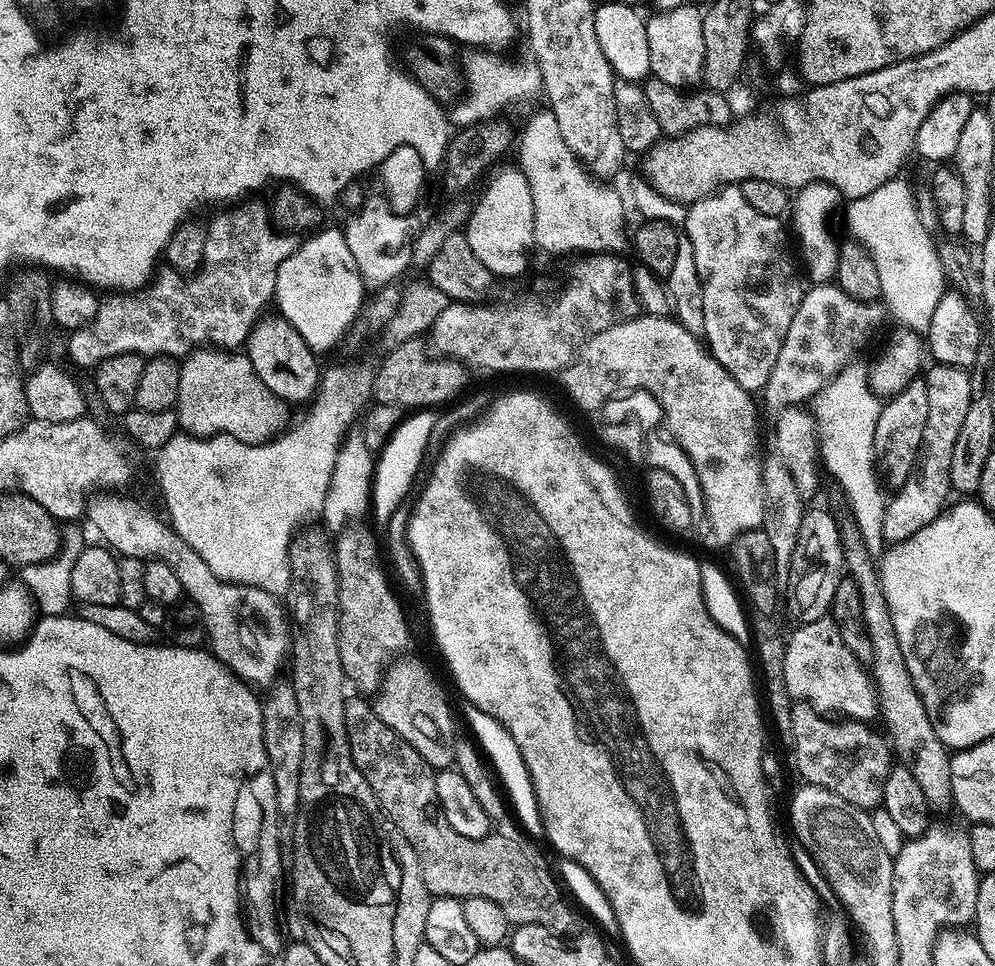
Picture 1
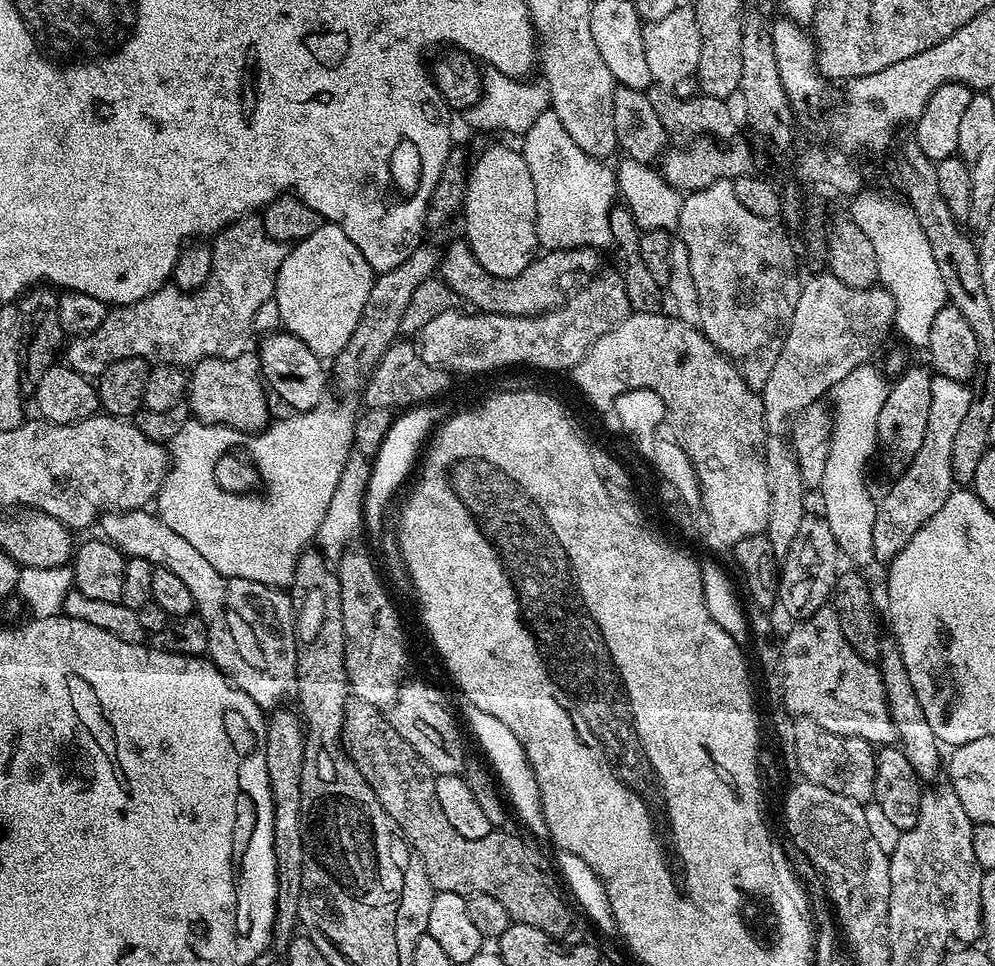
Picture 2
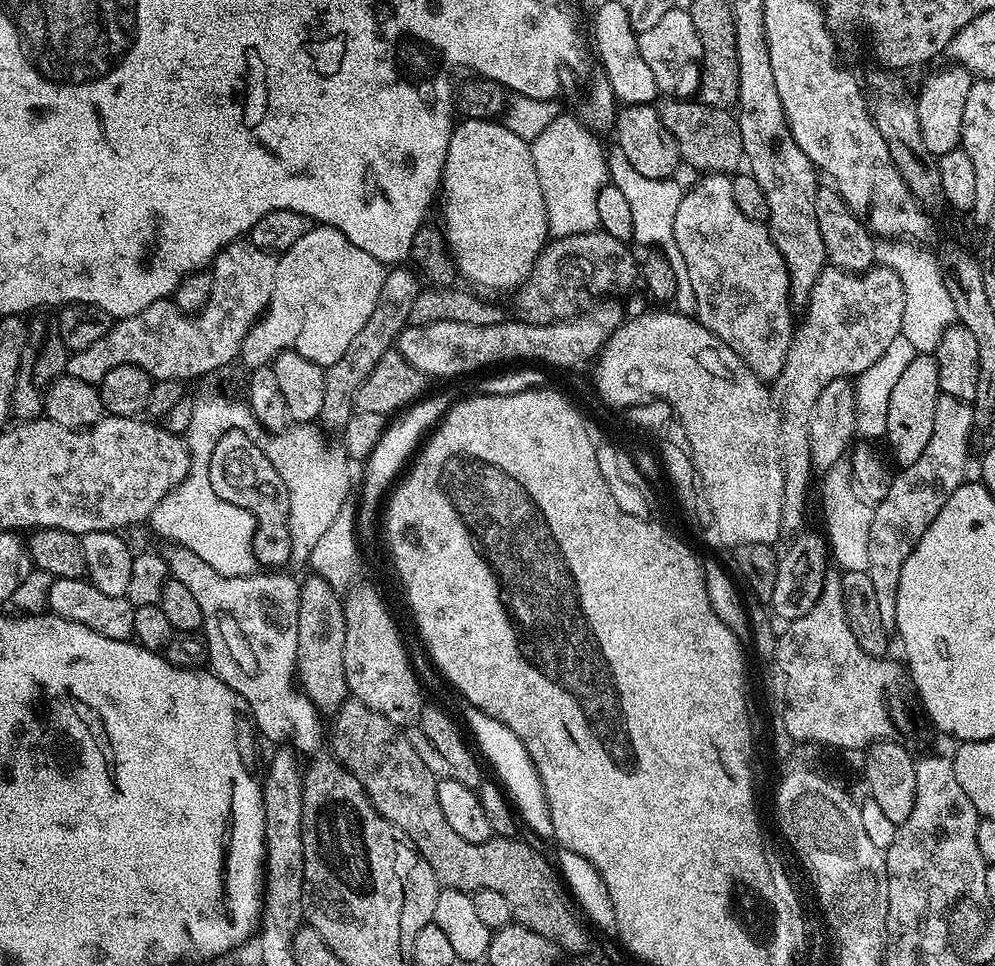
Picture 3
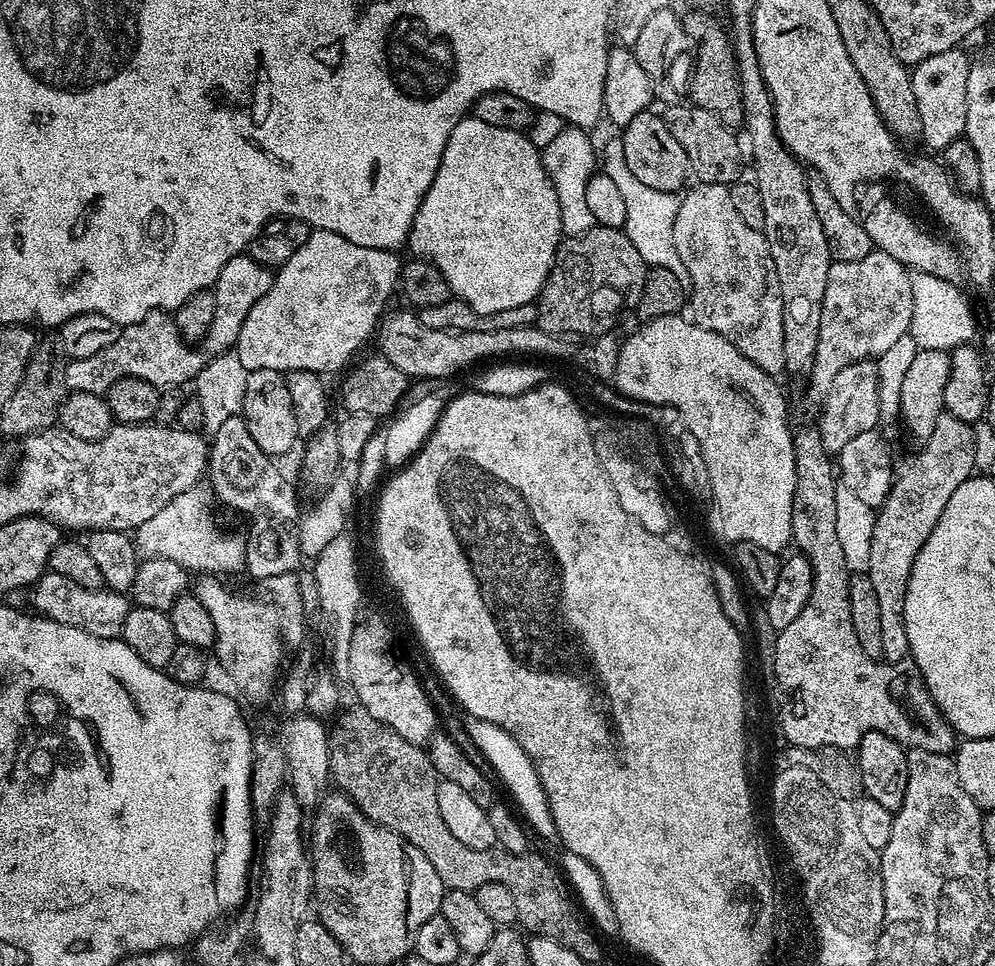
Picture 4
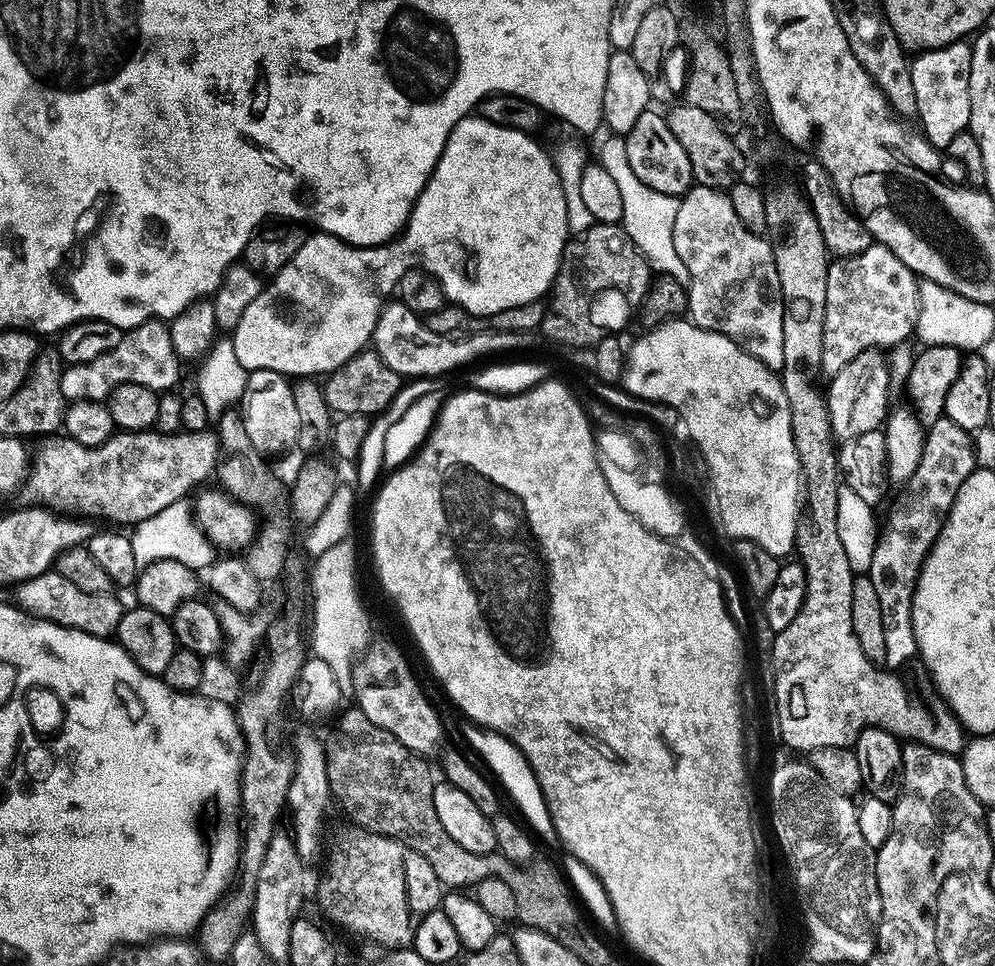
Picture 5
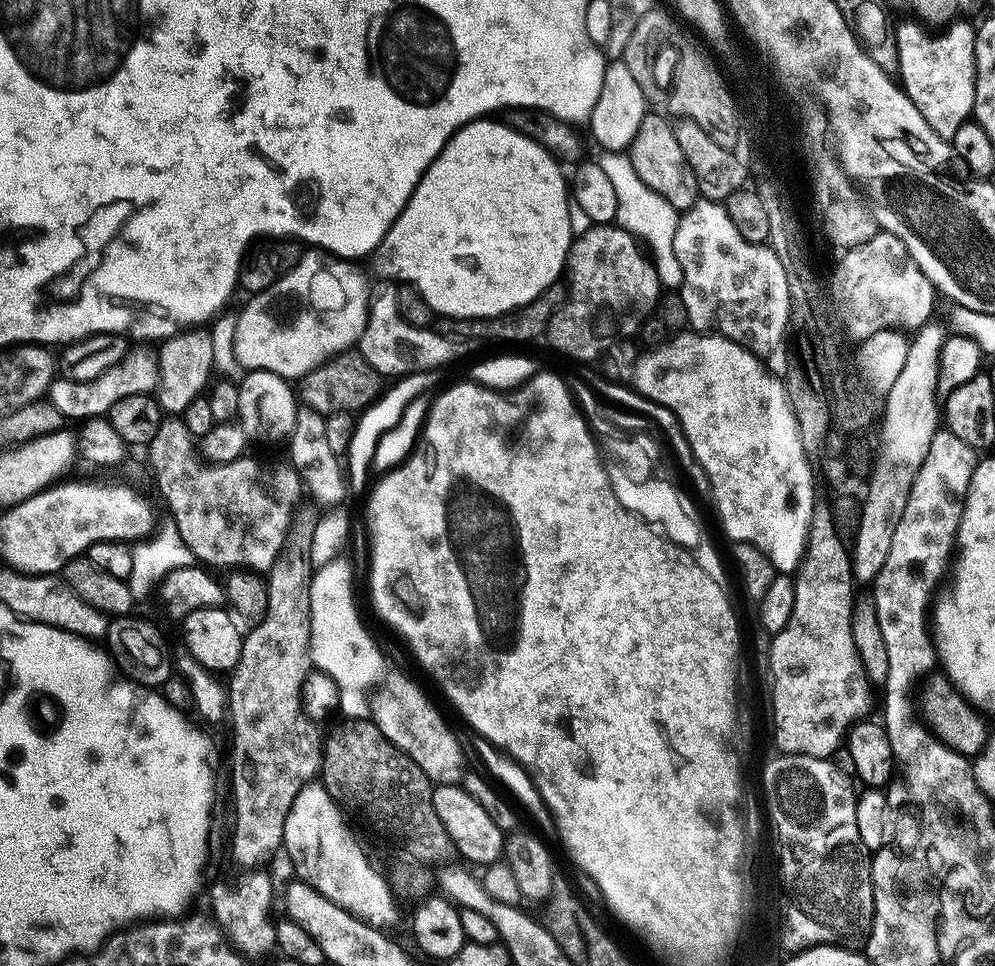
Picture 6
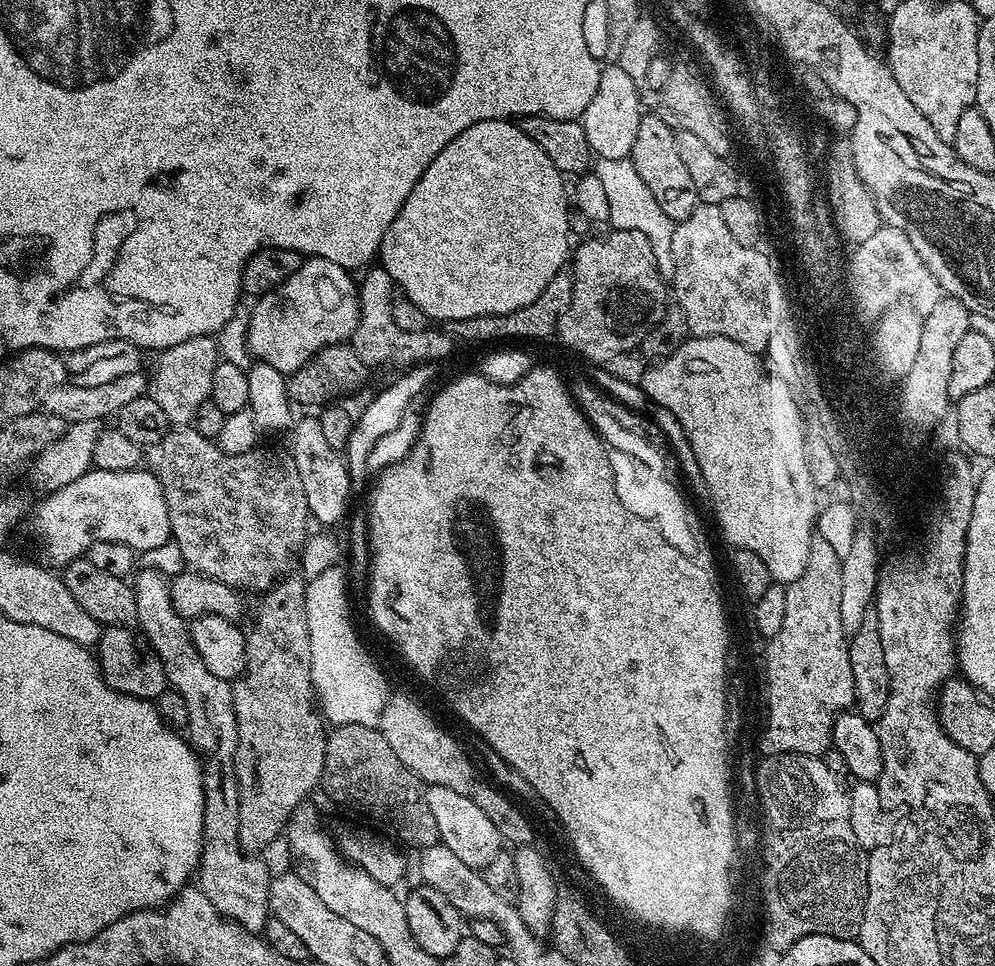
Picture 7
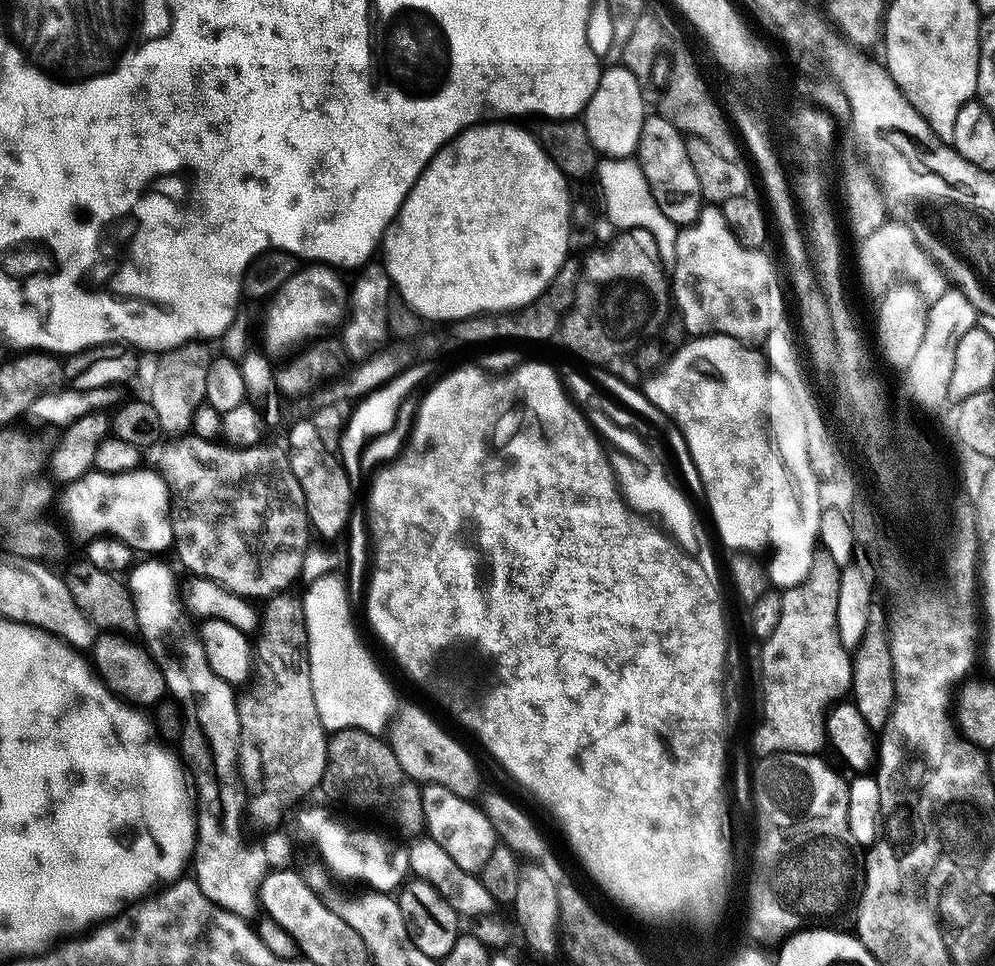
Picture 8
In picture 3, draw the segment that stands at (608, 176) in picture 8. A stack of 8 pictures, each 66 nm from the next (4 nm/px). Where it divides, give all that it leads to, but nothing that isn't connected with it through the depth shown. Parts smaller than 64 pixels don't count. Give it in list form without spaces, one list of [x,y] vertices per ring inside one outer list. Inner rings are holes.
[[[615,146],[609,147],[606,152],[606,164],[608,160],[608,172],[612,175],[610,184],[622,190],[623,197],[626,198],[627,205],[630,206],[630,215],[633,219],[633,236],[635,243],[649,244],[649,249],[659,250],[668,260],[676,260],[674,278],[680,276],[684,280],[684,270],[686,262],[682,262],[682,250],[676,252],[678,246],[674,242],[674,214],[678,214],[678,202],[682,202],[685,189],[679,188],[675,179],[655,180],[645,178],[643,174],[638,174],[634,166],[630,166],[630,161],[626,159],[626,154]]]

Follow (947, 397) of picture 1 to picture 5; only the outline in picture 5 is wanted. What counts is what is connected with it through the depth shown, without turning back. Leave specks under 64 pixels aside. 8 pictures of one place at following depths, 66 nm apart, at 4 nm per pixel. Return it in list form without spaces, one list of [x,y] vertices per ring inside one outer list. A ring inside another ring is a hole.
[[[947,418],[927,425],[924,433],[924,449],[918,461],[918,468],[914,470],[908,481],[899,489],[900,497],[888,516],[884,526],[884,533],[879,533],[873,550],[873,561],[870,562],[866,575],[870,582],[874,582],[874,591],[878,594],[879,609],[882,610],[882,630],[886,630],[886,658],[884,664],[889,669],[896,670],[899,664],[907,662],[911,656],[917,655],[914,626],[912,625],[912,599],[924,560],[931,552],[934,542],[944,525],[944,519],[950,514],[954,506],[954,498],[958,494],[958,486],[966,482],[968,475],[978,467],[976,448],[972,445],[973,437],[962,426],[954,426]]]

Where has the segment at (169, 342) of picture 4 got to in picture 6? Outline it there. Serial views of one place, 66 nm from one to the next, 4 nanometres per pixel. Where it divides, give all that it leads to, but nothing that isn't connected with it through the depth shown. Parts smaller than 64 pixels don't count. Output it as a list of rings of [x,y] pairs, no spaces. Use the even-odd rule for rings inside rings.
[[[136,346],[133,352],[125,351],[115,364],[98,374],[92,380],[69,380],[57,378],[50,389],[50,402],[69,421],[83,422],[94,416],[107,417],[109,410],[118,402],[118,398],[126,398],[130,394],[152,394],[160,383],[160,366],[155,351],[147,352],[147,347]]]

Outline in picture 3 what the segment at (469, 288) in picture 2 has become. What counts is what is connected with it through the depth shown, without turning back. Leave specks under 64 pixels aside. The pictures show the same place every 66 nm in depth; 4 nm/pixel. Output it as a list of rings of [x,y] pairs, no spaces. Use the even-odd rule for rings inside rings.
[[[601,230],[551,239],[536,259],[531,275],[515,293],[517,317],[536,327],[557,324],[573,319],[581,311],[580,292],[596,296],[592,298],[627,293],[638,280],[638,256],[636,260],[630,248]]]

